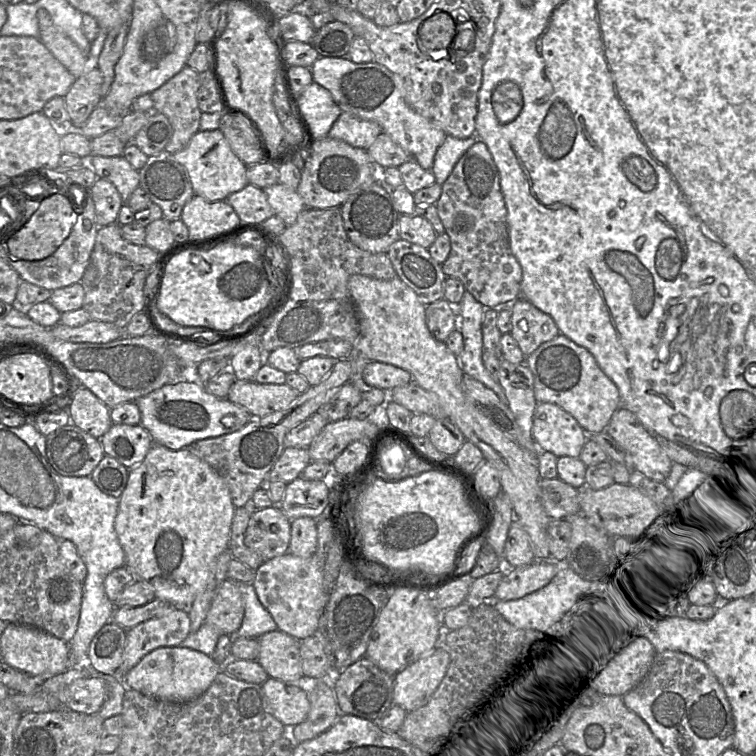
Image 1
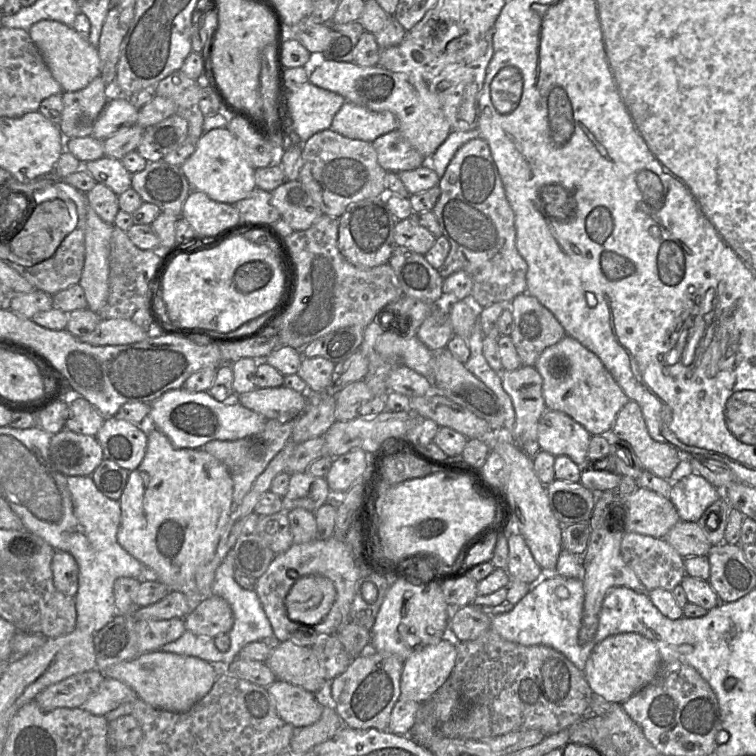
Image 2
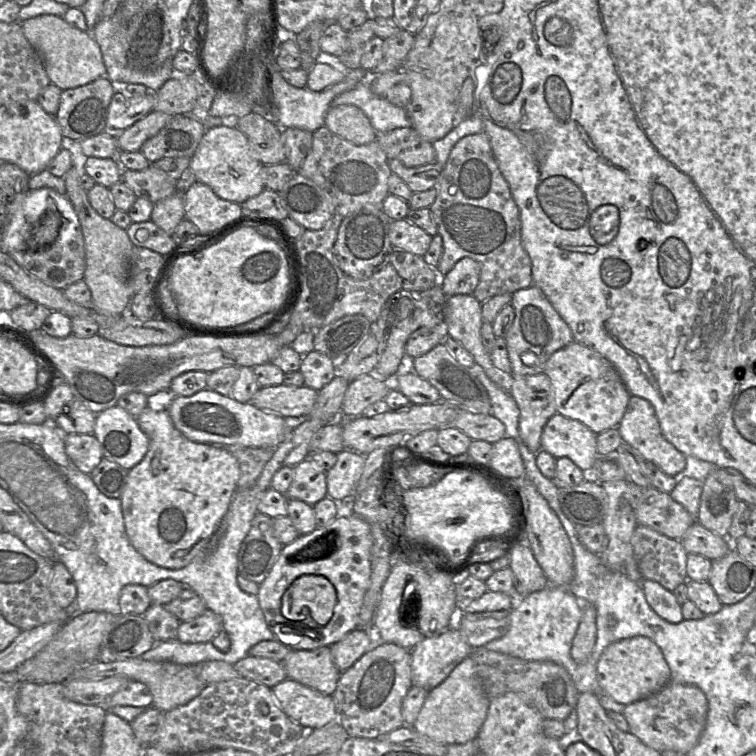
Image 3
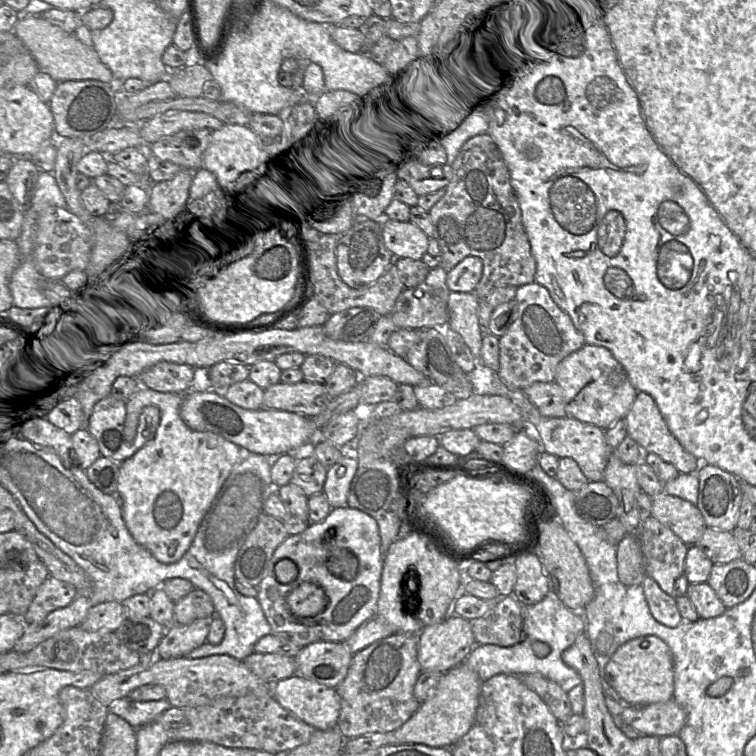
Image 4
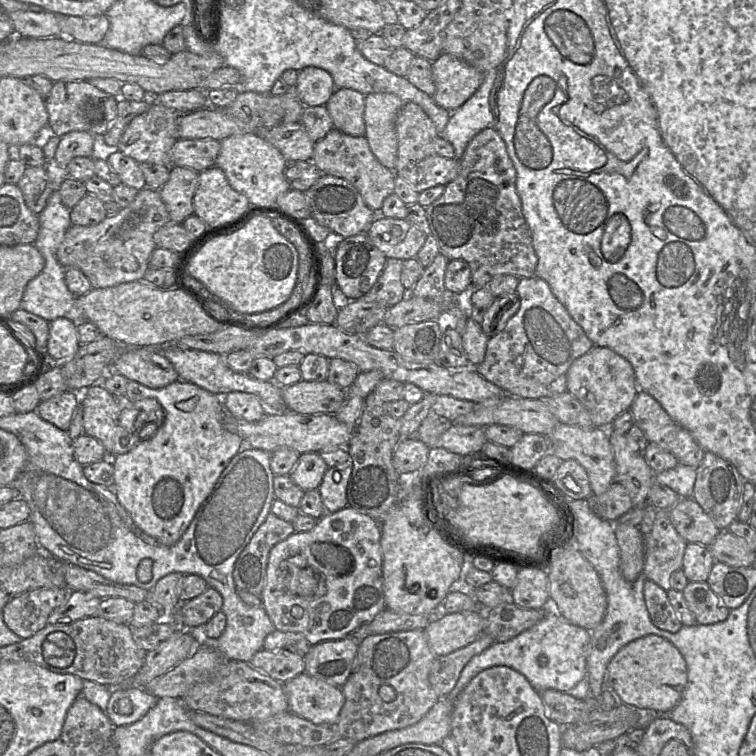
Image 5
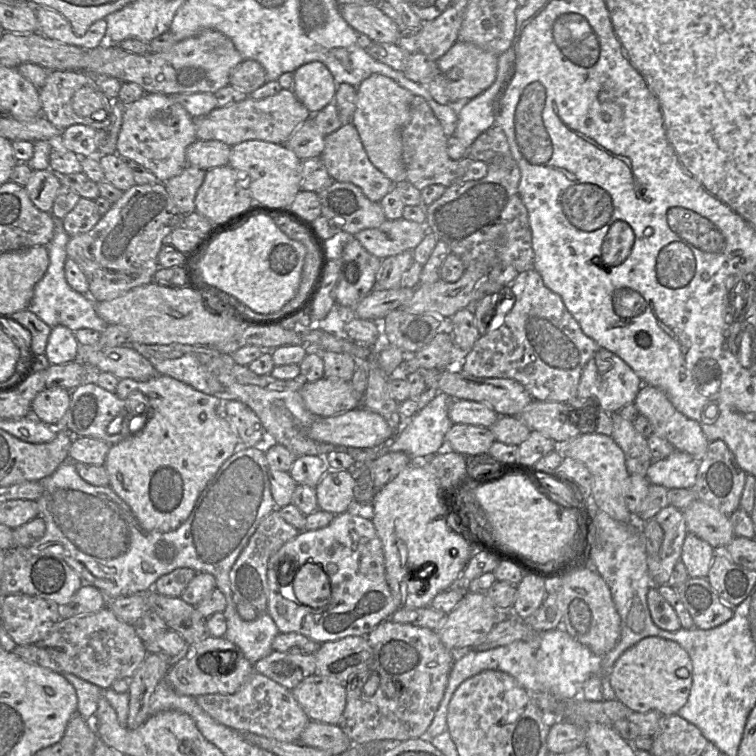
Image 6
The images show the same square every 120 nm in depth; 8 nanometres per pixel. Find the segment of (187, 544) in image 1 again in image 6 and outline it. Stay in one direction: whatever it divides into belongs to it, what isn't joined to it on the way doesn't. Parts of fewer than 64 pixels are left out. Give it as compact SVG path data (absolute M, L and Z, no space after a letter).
M158 374L147 381L136 381L131 378L119 379L115 394L120 399L126 398L131 392L140 391L145 394L149 401L149 416L141 430L136 433L128 434L122 441L109 447L104 467L109 476L109 485L115 493L130 507L132 513L136 517L139 525L146 531L169 532L178 528L184 523L192 512L197 499L205 489L210 480L215 476L223 463L229 459L240 445L240 439L235 428L224 412L224 402L212 395L205 394L192 386L183 383L173 377Z

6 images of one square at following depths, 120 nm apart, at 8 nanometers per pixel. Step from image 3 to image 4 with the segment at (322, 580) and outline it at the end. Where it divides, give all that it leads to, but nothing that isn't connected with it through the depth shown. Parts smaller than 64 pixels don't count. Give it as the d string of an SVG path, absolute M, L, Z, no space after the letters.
M303 582L287 598L290 611L297 617L313 617L325 610L328 598L321 586Z

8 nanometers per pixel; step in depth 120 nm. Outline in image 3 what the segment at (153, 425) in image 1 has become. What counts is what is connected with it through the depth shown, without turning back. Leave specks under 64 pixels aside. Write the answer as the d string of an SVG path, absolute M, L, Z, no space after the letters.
M208 388L203 389L197 393L195 393L192 396L175 396L172 403L169 405L167 411L169 412L169 415L172 419L172 422L174 426L189 440L199 443L206 443L211 445L218 445L218 446L231 446L231 445L240 445L245 447L252 447L252 448L276 448L279 446L282 442L285 441L285 439L288 437L288 431L291 428L291 423L295 421L288 421L282 416L272 413L272 412L266 412L262 411L255 406L253 406L250 403L240 403L236 400L234 400L231 396L223 396L217 392L214 392Z

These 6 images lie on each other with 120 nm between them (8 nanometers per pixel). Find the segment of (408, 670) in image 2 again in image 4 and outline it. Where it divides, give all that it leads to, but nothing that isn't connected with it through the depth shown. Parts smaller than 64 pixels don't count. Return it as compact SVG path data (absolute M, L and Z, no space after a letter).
M458 615L425 626L416 637L422 670L441 673L463 663L477 645L470 621Z

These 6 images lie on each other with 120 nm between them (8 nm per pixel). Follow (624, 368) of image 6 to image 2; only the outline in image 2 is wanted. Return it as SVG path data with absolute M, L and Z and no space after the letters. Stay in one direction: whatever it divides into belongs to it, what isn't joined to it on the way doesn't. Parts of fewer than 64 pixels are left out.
M566 335L547 347L534 367L543 379L542 394L548 409L569 415L592 436L610 436L615 419L629 398L597 355L575 338Z

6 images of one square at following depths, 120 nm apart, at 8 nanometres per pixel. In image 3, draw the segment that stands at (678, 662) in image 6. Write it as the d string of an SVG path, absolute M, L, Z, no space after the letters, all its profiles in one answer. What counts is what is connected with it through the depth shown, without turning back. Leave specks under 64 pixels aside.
M635 636L607 646L597 663L597 679L602 691L615 701L628 705L657 693L672 681L661 649L644 636Z

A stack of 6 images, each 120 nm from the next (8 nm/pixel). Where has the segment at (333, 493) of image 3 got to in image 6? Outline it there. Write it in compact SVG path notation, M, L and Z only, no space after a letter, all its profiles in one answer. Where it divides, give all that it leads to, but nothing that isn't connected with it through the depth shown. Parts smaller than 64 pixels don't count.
M328 470L316 489L319 509L340 515L354 500L354 477L351 470Z

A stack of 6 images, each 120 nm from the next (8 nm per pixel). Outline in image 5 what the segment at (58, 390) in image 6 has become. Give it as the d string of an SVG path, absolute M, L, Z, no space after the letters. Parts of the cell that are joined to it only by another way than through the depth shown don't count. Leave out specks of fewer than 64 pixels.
M65 391L51 399L41 401L36 408L36 412L45 421L50 422L63 431L67 431L79 404L79 393Z

